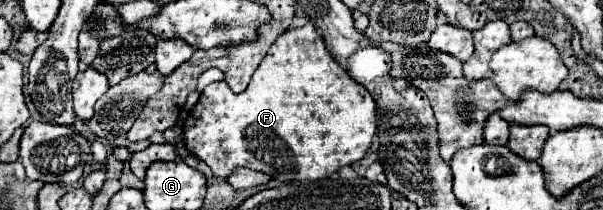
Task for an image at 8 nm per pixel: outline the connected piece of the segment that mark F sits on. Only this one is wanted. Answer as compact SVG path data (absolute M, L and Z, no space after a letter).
M311 21L303 27L287 29L271 45L269 53L253 73L247 91L241 95L235 95L225 81L207 85L183 125L187 151L205 161L213 175L227 179L235 167L247 167L267 173L283 183L317 181L363 159L371 147L375 131L377 115L371 93L353 81L349 73L333 59L333 55L325 49L323 35Z

